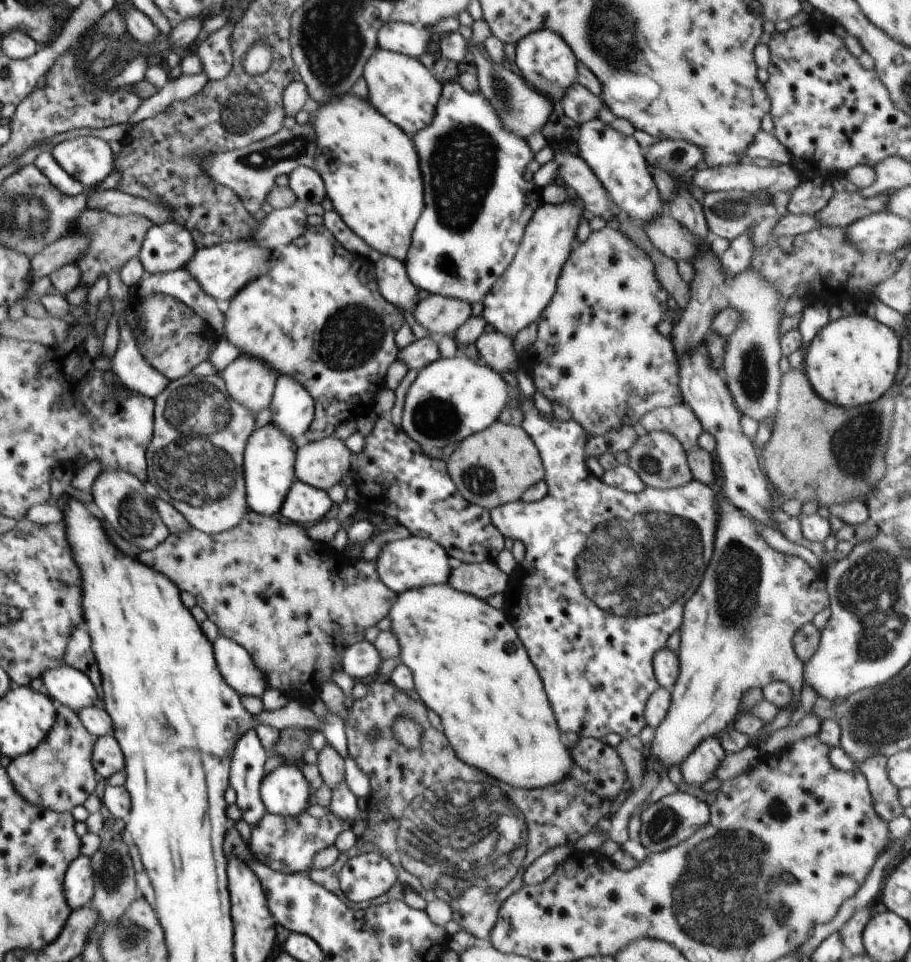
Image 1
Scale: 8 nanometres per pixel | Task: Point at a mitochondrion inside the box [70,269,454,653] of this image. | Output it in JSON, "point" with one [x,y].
{"point":[195,465]}

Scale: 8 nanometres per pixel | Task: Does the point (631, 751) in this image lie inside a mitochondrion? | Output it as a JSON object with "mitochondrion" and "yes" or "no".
{"mitochondrion":"no"}

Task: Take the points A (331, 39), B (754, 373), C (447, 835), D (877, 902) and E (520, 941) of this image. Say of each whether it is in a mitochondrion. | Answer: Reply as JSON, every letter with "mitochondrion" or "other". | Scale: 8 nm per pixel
{"A":"mitochondrion","B":"mitochondrion","C":"mitochondrion","D":"other","E":"other"}

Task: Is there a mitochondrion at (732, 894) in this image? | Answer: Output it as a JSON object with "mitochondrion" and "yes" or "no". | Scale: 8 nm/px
{"mitochondrion":"yes"}

